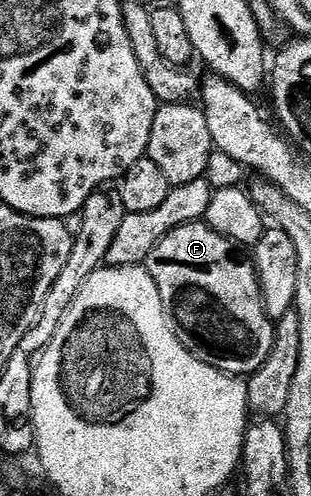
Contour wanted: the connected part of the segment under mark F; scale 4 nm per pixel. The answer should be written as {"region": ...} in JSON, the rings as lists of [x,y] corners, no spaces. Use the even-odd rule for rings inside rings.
{"region":[[[205,220],[193,221],[176,227],[152,251],[145,261],[145,267],[152,275],[164,303],[164,311],[176,339],[184,343],[196,359],[230,373],[233,377],[249,378],[268,359],[274,342],[275,322],[271,321],[262,302],[258,272],[251,254],[243,251],[235,241],[212,231]]]}

